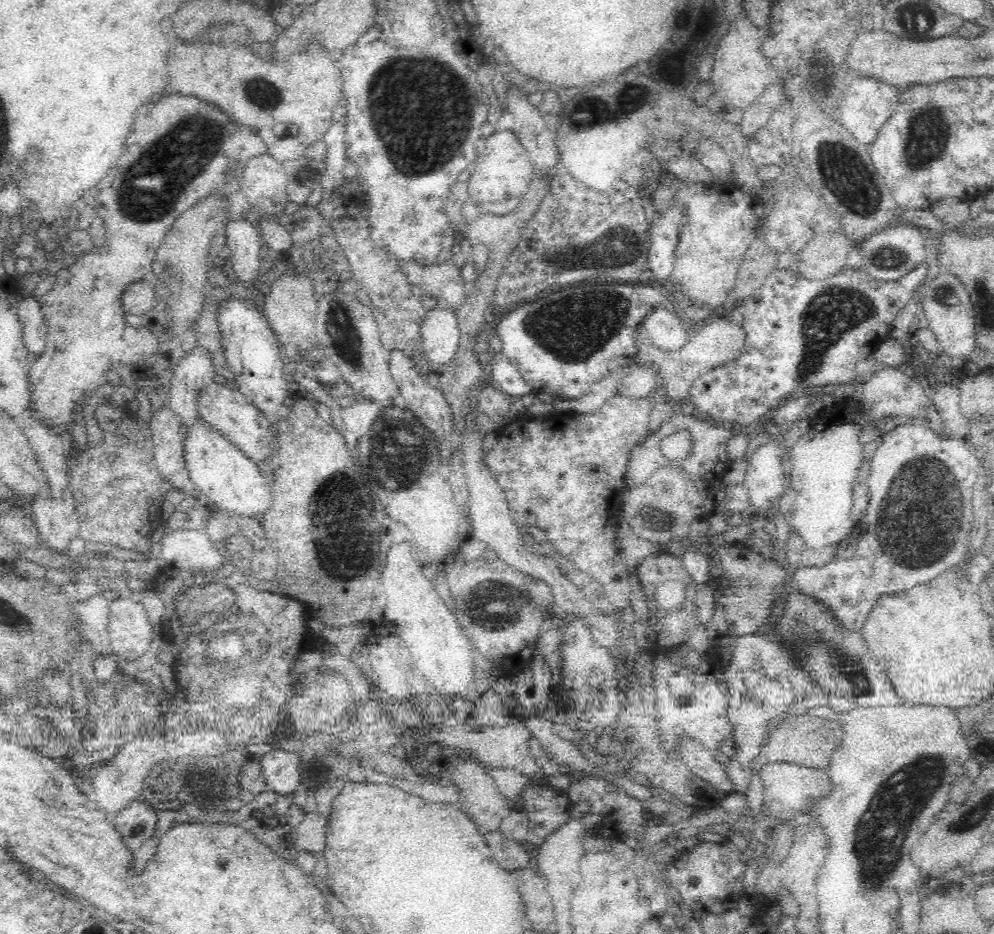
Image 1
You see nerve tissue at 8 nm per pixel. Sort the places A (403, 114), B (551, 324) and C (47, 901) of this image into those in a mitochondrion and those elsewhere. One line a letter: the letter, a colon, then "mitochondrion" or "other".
A: mitochondrion
B: mitochondrion
C: other

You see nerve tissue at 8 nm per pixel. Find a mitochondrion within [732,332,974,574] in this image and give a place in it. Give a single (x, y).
(908, 494)

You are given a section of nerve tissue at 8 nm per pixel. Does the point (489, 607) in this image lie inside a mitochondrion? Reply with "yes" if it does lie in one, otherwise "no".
yes

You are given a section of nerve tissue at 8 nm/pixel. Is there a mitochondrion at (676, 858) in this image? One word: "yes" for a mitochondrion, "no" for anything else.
no

